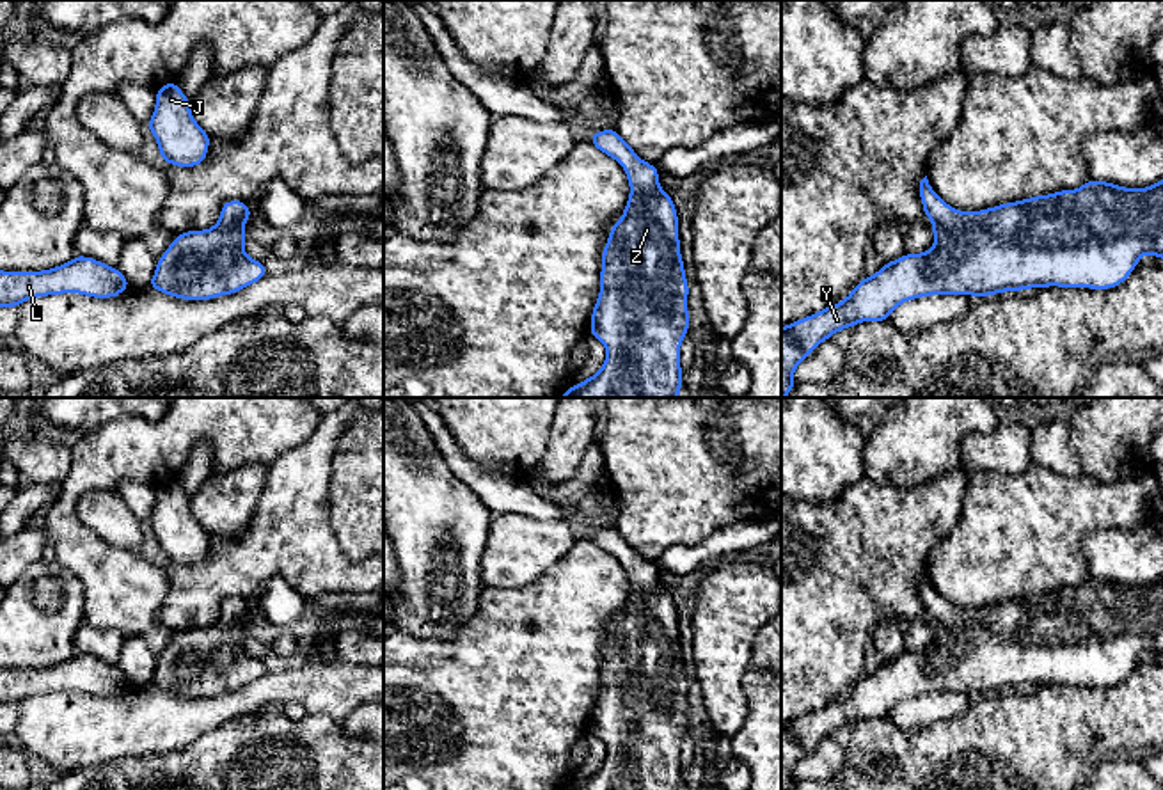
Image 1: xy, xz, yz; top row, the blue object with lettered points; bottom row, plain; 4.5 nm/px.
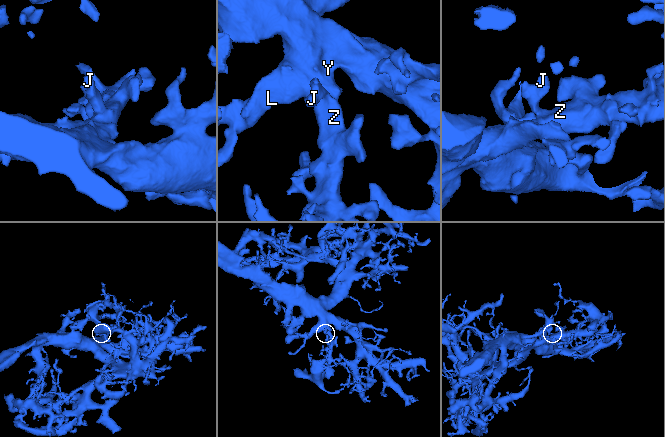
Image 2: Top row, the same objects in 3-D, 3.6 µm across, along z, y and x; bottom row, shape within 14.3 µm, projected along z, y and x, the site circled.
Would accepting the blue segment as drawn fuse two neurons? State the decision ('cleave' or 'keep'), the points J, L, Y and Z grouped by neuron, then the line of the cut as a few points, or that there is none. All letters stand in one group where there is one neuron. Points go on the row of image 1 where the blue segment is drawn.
keep; groups J L Y Z; cut none

